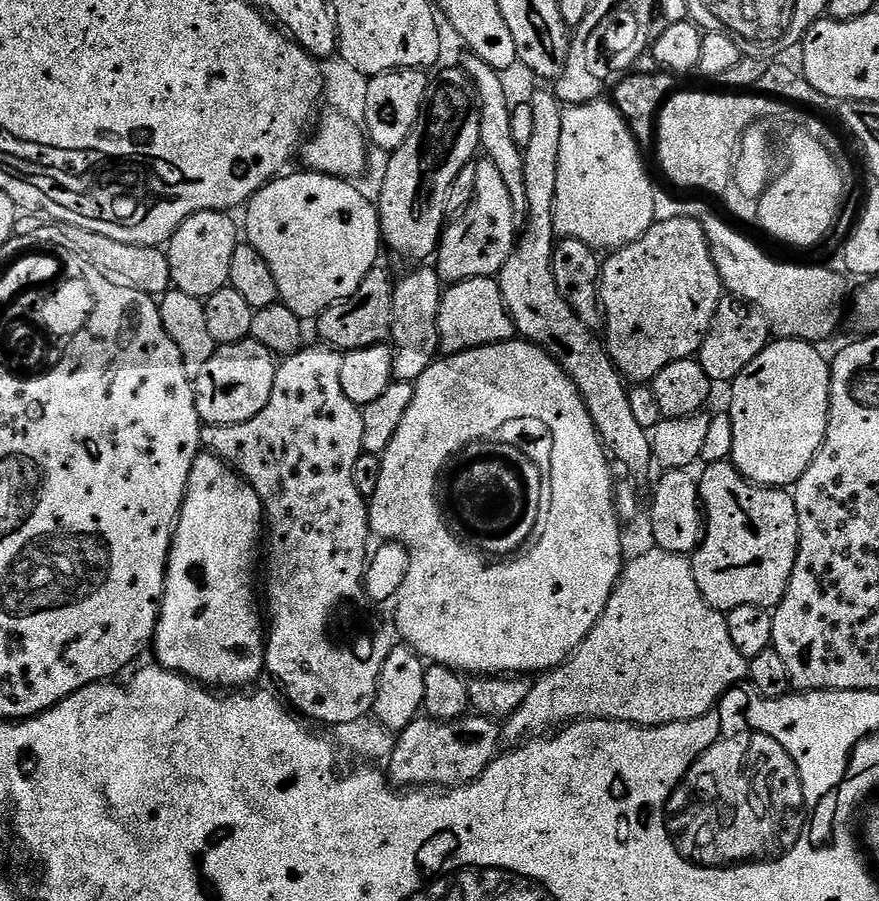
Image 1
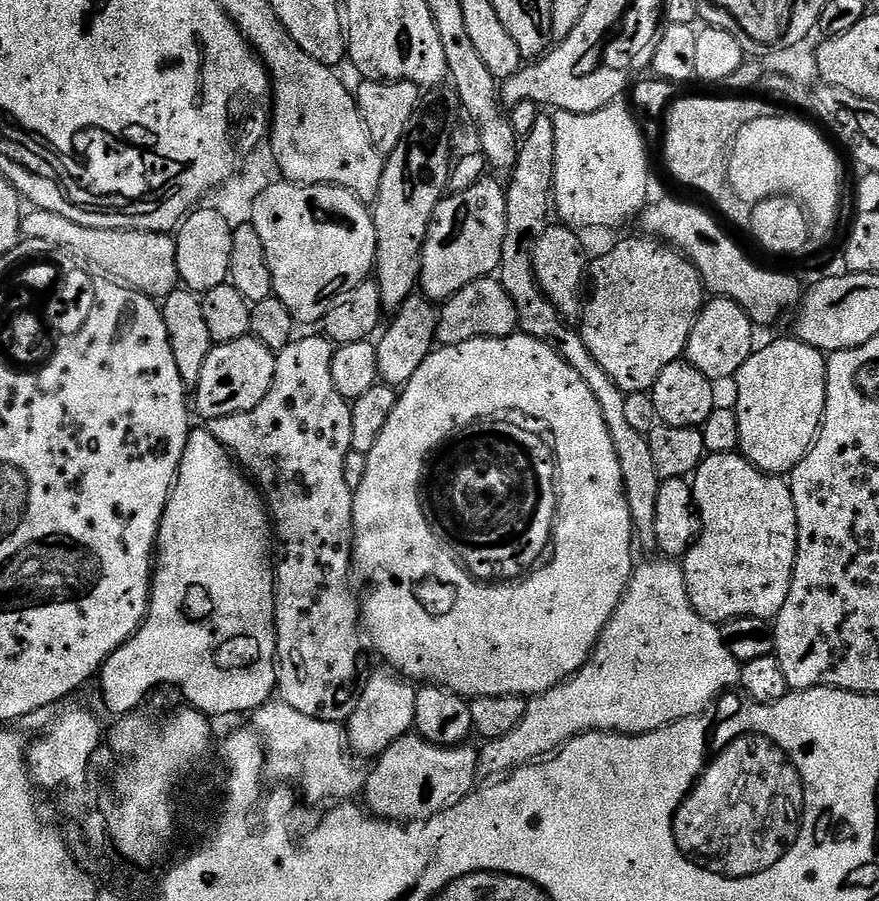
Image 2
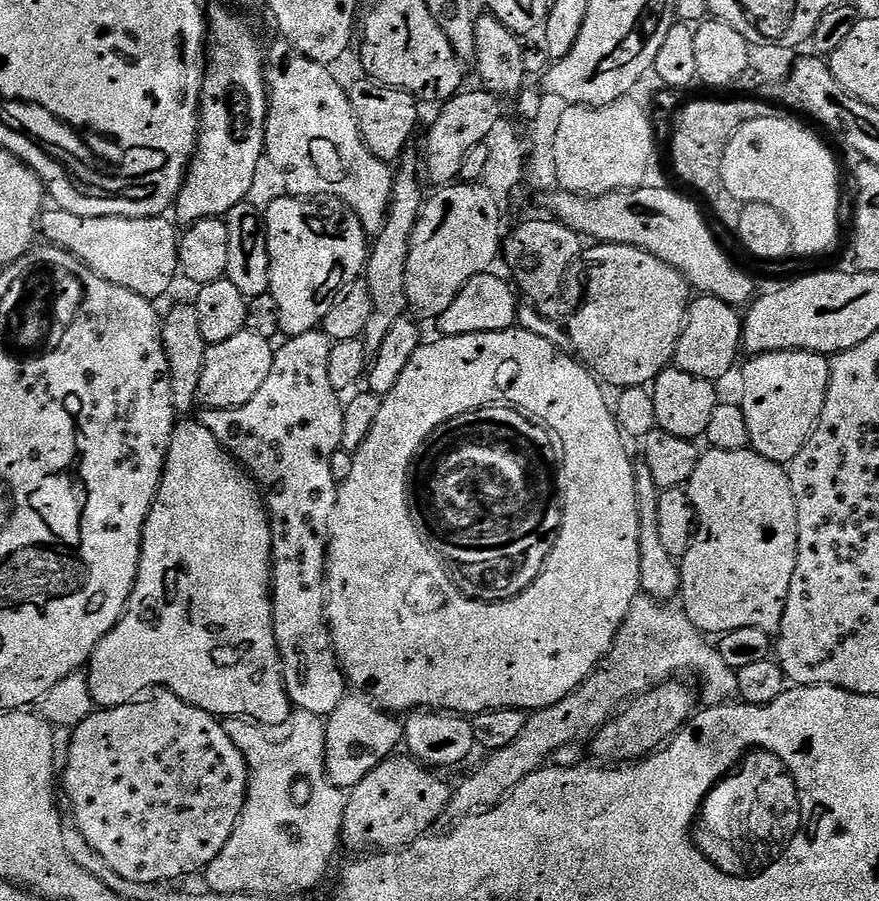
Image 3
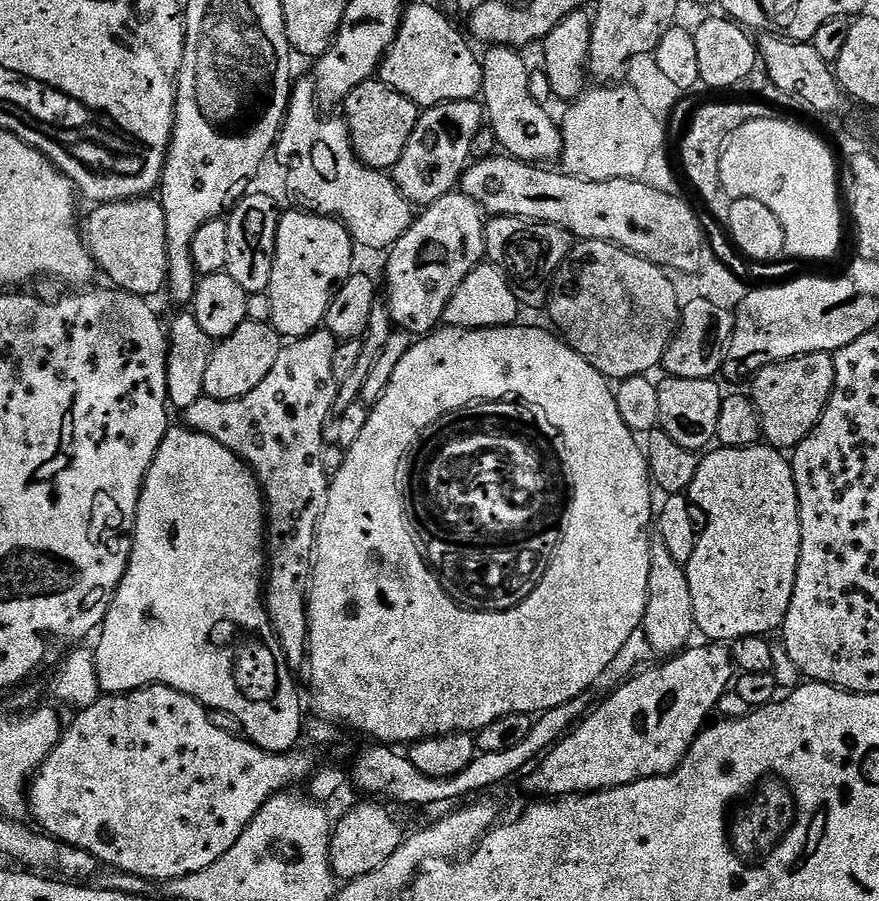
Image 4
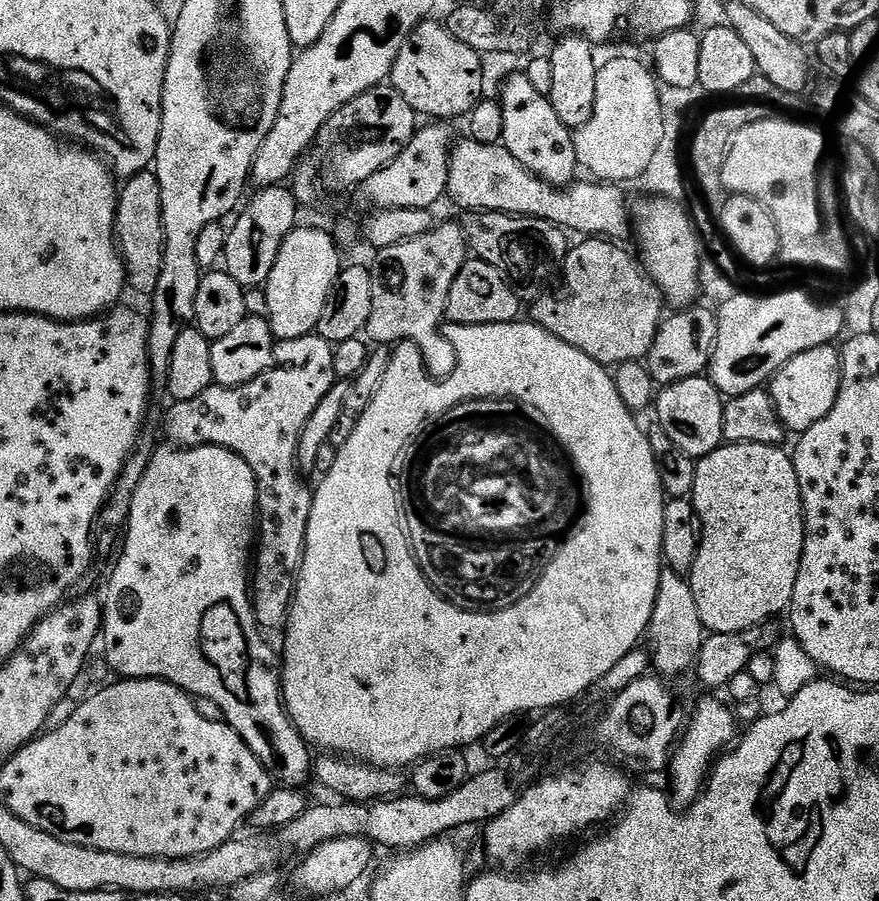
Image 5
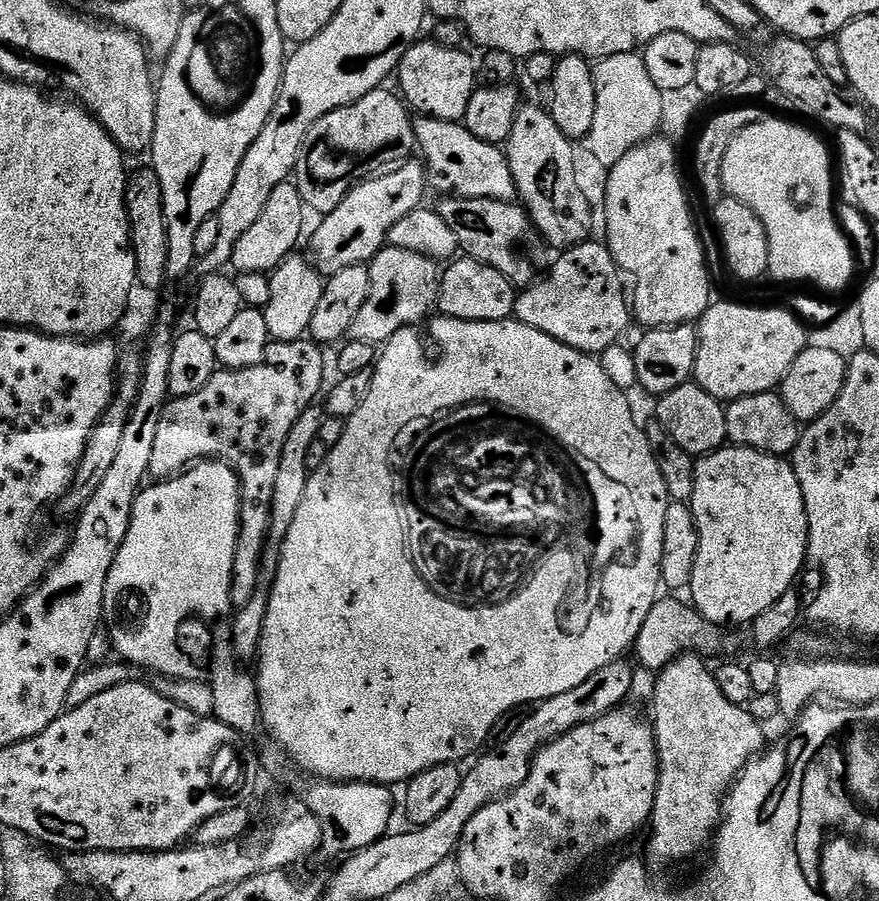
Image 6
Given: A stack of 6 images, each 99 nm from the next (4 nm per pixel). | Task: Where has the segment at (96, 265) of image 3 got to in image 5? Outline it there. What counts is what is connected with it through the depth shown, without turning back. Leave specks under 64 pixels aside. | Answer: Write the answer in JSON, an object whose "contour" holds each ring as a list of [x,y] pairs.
{"contour":[[[145,170],[137,176],[127,177],[123,181],[116,201],[116,243],[120,257],[124,260],[126,280],[138,291],[151,294],[158,286],[158,277],[162,275],[162,254],[164,253],[164,227],[162,226],[162,186],[155,171]]]}

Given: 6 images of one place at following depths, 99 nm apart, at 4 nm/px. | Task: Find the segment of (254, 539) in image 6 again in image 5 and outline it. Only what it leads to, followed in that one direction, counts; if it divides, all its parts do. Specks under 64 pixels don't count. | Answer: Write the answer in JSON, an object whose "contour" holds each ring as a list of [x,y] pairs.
{"contour":[[[318,334],[311,336],[303,336],[302,338],[294,338],[293,340],[281,340],[276,346],[276,355],[269,371],[263,372],[258,378],[254,378],[250,382],[246,382],[237,388],[227,388],[221,384],[213,383],[212,387],[202,390],[202,394],[198,394],[198,398],[190,398],[189,400],[177,400],[171,406],[168,412],[168,436],[173,445],[183,446],[185,448],[203,448],[205,444],[212,444],[215,448],[225,448],[234,454],[238,454],[238,458],[242,458],[242,462],[246,462],[246,466],[250,466],[250,470],[254,470],[254,478],[256,479],[256,511],[258,513],[258,535],[254,540],[254,567],[250,572],[250,595],[252,598],[252,609],[256,615],[256,622],[261,629],[268,628],[283,629],[288,622],[288,612],[292,609],[294,599],[294,576],[293,573],[300,567],[301,561],[304,560],[304,542],[306,540],[306,526],[310,522],[310,510],[312,509],[313,489],[308,488],[305,477],[300,471],[299,464],[296,463],[296,455],[298,454],[298,442],[302,434],[302,426],[306,426],[306,418],[310,418],[310,414],[314,414],[314,409],[318,407],[318,402],[322,402],[322,398],[326,394],[326,390],[330,390],[330,386],[337,381],[334,374],[334,354],[332,353],[333,345],[327,344],[325,340]]]}

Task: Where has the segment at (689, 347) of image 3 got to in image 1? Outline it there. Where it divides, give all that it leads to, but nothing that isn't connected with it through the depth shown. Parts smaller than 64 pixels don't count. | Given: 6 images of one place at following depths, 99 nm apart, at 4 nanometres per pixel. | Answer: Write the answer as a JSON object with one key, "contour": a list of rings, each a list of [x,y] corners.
{"contour":[[[735,298],[721,299],[718,310],[712,319],[712,325],[708,327],[708,333],[704,335],[704,341],[698,353],[698,359],[702,370],[706,370],[708,377],[713,382],[731,382],[762,354],[762,350],[770,343],[770,329],[768,320],[752,304]]]}

